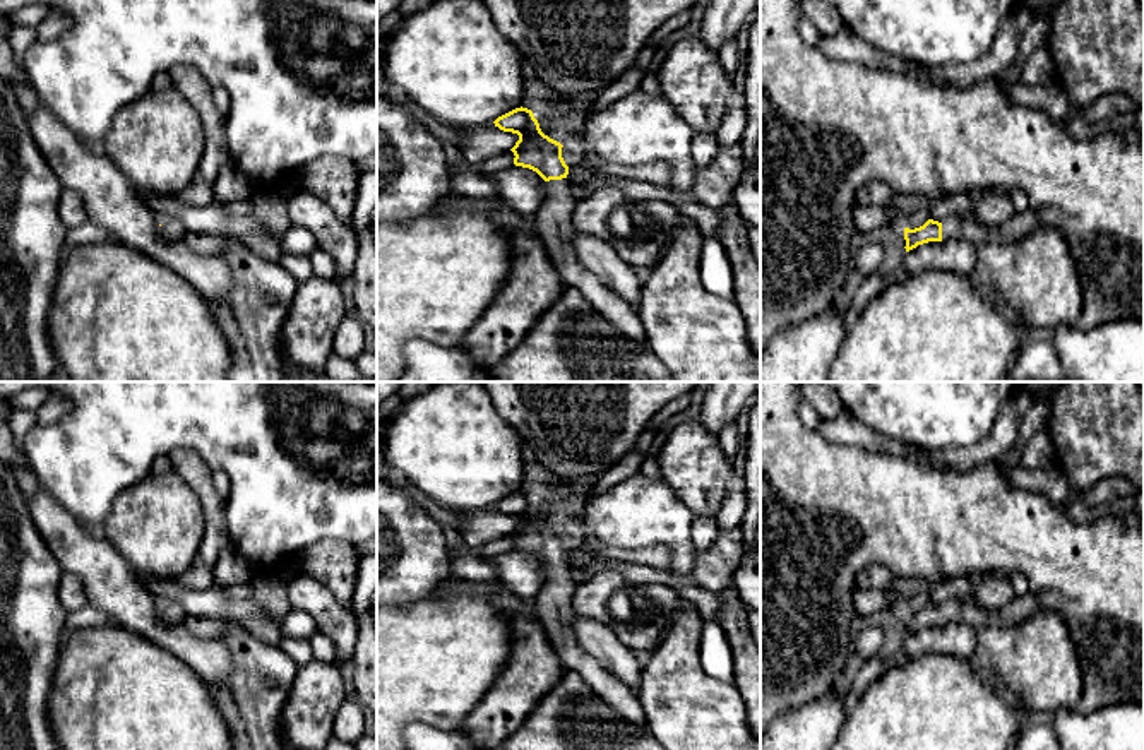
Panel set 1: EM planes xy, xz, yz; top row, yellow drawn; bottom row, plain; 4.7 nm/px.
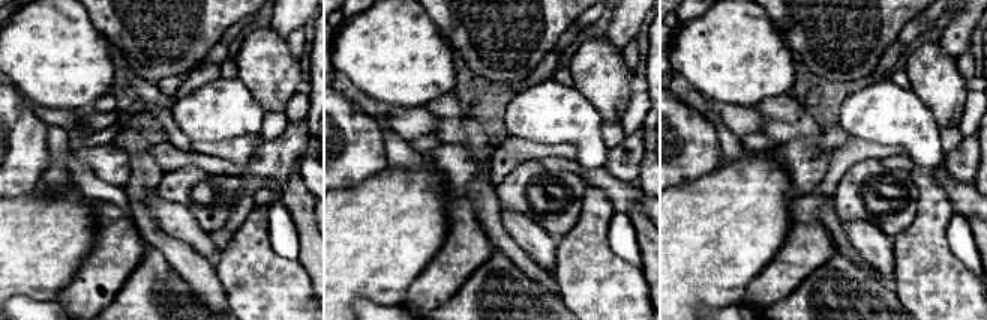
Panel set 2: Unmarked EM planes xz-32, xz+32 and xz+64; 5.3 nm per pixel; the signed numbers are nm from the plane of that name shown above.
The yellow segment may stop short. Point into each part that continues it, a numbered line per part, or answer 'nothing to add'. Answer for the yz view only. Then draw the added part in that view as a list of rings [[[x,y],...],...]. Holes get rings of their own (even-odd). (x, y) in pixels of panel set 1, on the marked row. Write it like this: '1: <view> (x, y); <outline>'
1: yz (968, 226); [[[1028,209],[1016,214],[1009,221],[988,226],[969,211],[966,214],[952,214],[942,221],[942,240],[962,238],[973,245],[983,243],[1016,243],[1033,235],[1041,226],[1038,214]]]

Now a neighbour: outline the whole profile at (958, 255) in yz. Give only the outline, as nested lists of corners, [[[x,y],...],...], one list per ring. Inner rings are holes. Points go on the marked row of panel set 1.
[[[949,238],[928,241],[906,252],[899,274],[911,277],[928,271],[942,271],[969,277],[976,262],[976,245],[962,238]]]

